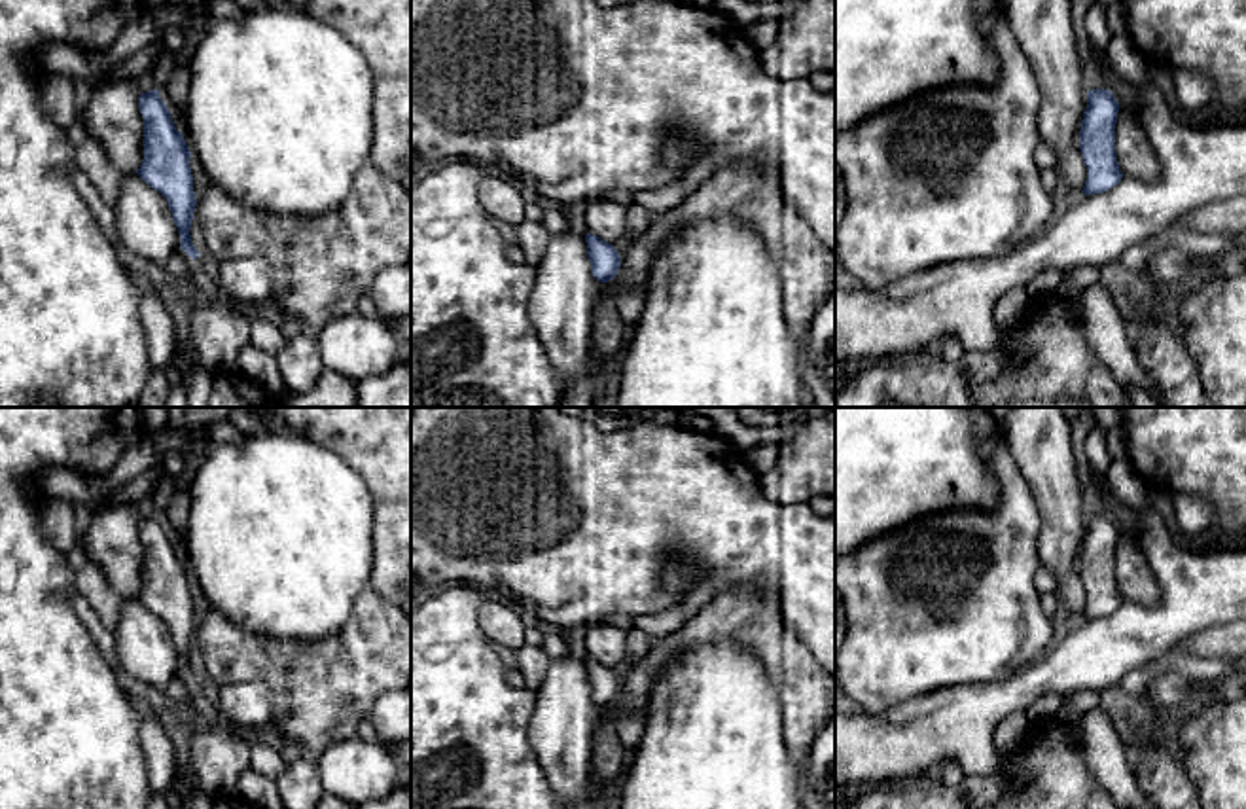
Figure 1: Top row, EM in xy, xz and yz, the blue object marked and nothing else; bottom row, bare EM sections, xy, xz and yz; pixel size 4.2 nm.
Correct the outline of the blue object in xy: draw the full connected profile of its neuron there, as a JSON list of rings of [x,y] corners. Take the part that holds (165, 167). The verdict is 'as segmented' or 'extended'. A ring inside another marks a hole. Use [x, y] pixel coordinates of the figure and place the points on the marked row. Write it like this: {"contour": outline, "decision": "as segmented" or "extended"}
{"contour": [[[157,89],[142,93],[138,108],[144,117],[144,159],[136,174],[167,199],[180,233],[180,248],[195,260],[201,252],[189,235],[197,205],[189,167],[191,152]]], "decision": "as segmented"}

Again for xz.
{"contour": [[[591,233],[585,235],[585,243],[593,277],[602,284],[612,280],[621,267],[621,258],[614,244]]], "decision": "as segmented"}

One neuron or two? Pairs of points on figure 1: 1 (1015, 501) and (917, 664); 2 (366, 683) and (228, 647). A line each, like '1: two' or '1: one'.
1: one
2: one

